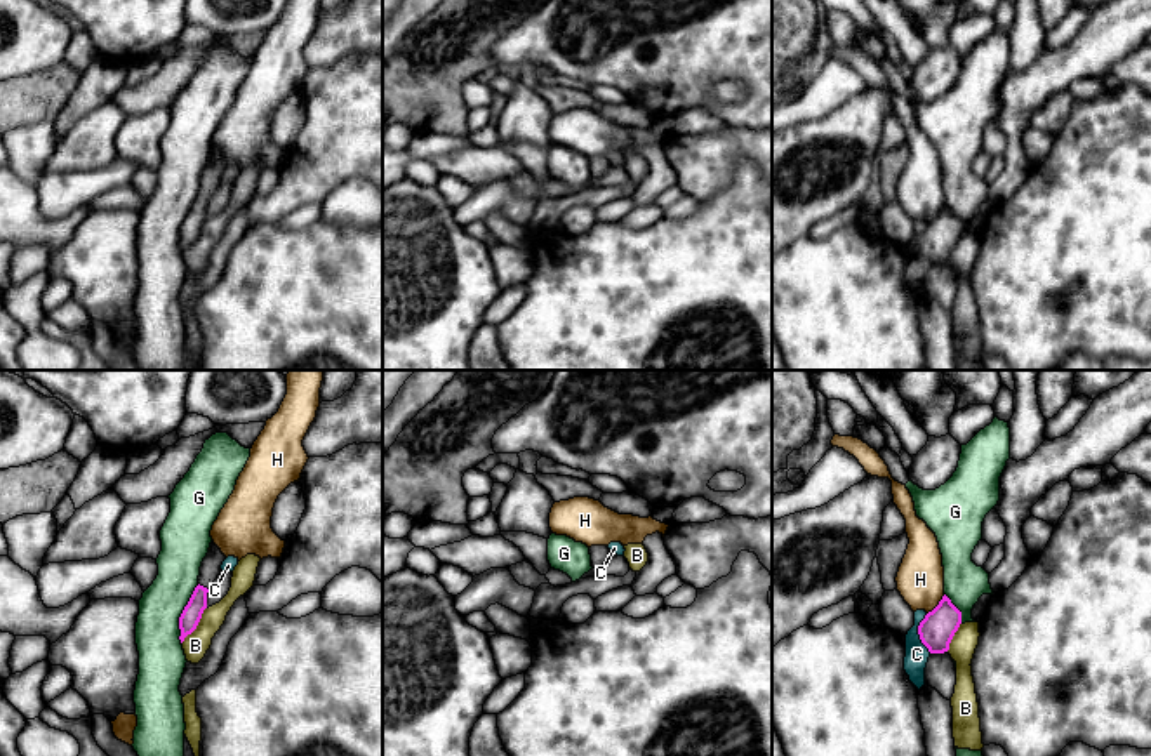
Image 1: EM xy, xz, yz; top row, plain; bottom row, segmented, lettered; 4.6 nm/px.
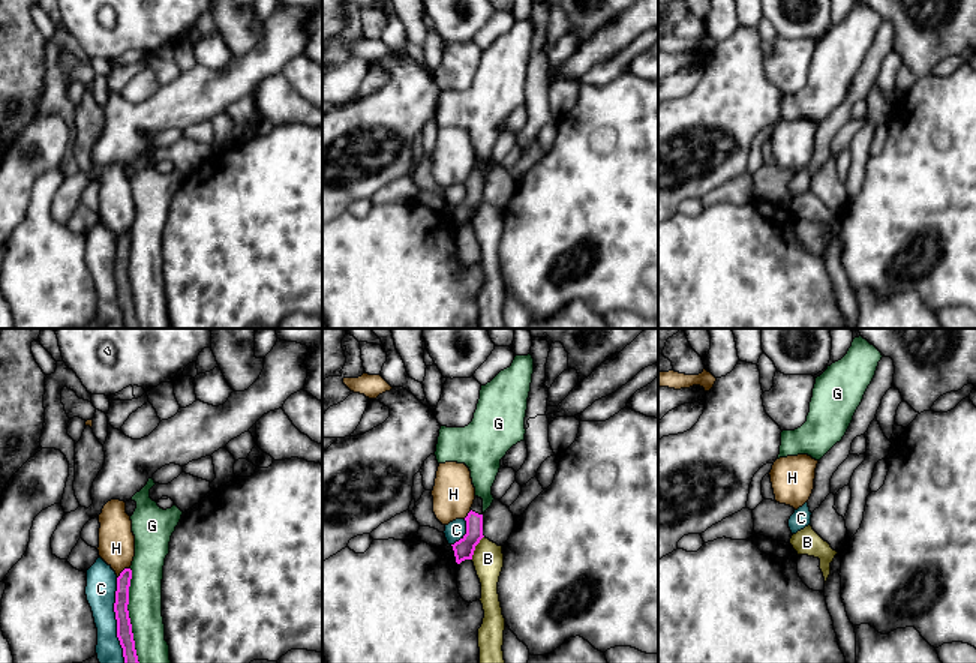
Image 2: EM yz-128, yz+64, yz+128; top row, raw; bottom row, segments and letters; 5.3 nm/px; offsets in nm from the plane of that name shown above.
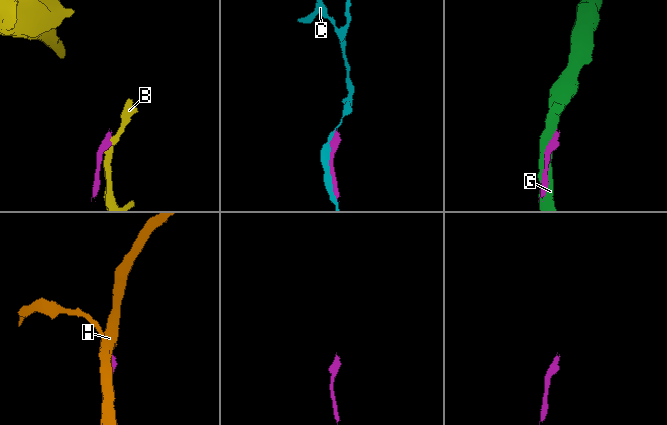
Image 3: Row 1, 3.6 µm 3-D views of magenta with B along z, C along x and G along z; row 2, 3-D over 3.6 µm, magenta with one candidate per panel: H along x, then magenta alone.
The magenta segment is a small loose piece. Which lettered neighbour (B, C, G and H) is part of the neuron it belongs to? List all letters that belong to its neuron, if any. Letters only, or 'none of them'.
none of them

